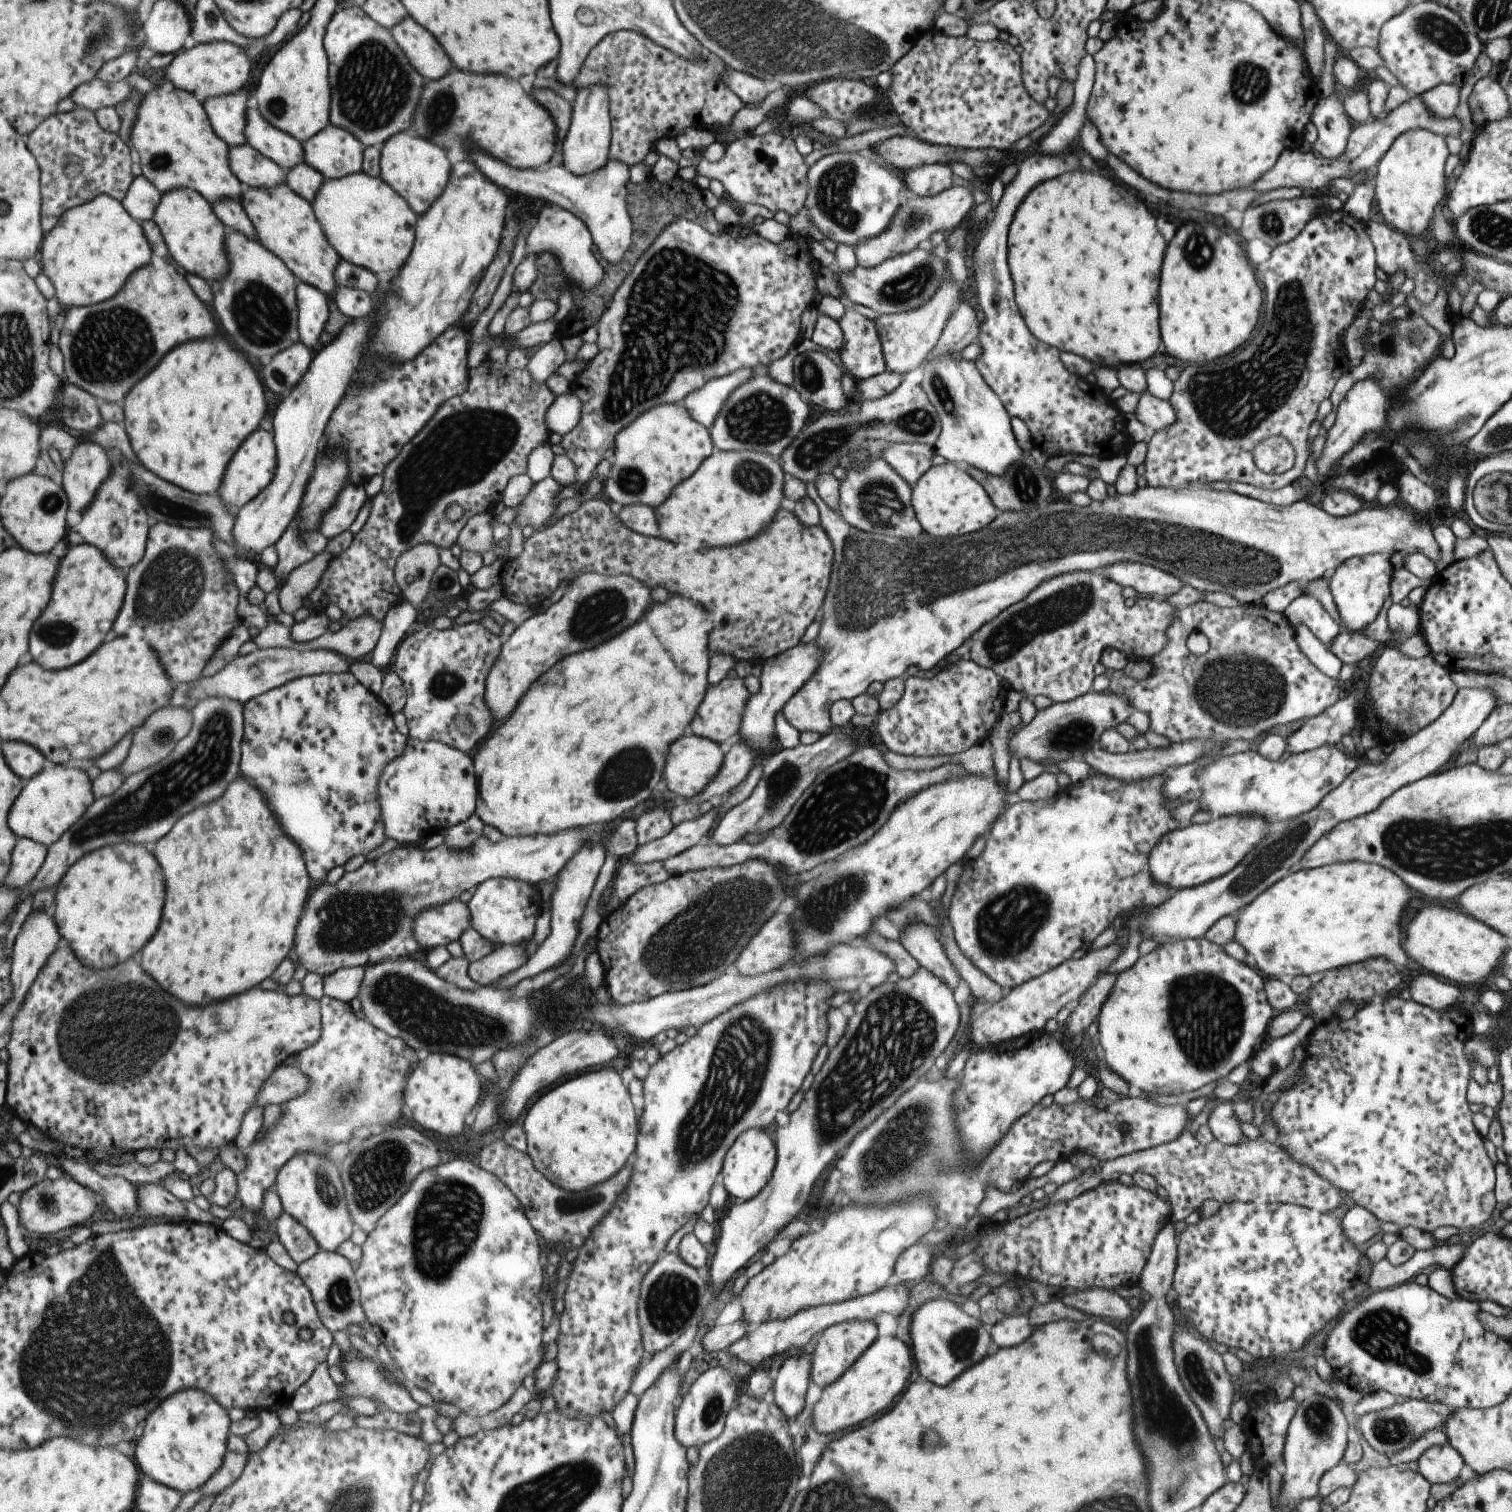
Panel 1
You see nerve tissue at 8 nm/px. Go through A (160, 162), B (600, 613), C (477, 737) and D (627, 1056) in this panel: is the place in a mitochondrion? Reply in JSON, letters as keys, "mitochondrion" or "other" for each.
{"A":"mitochondrion","B":"mitochondrion","C":"other","D":"other"}

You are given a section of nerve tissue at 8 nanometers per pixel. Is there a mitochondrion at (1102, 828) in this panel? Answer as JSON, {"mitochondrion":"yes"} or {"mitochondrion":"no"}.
{"mitochondrion":"no"}

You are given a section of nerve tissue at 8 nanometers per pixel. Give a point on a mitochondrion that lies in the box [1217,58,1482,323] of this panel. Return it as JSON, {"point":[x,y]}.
{"point":[1249,83]}

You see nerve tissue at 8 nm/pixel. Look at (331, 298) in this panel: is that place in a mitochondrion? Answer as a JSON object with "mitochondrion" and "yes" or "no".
{"mitochondrion":"no"}

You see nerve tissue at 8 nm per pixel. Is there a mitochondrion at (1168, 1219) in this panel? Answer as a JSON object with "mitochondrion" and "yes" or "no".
{"mitochondrion":"no"}

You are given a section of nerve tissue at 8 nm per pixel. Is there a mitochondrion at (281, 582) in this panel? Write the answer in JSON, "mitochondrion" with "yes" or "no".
{"mitochondrion":"no"}

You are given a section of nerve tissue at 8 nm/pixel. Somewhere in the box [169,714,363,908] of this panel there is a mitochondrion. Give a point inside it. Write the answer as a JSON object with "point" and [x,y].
{"point":[296,775]}

